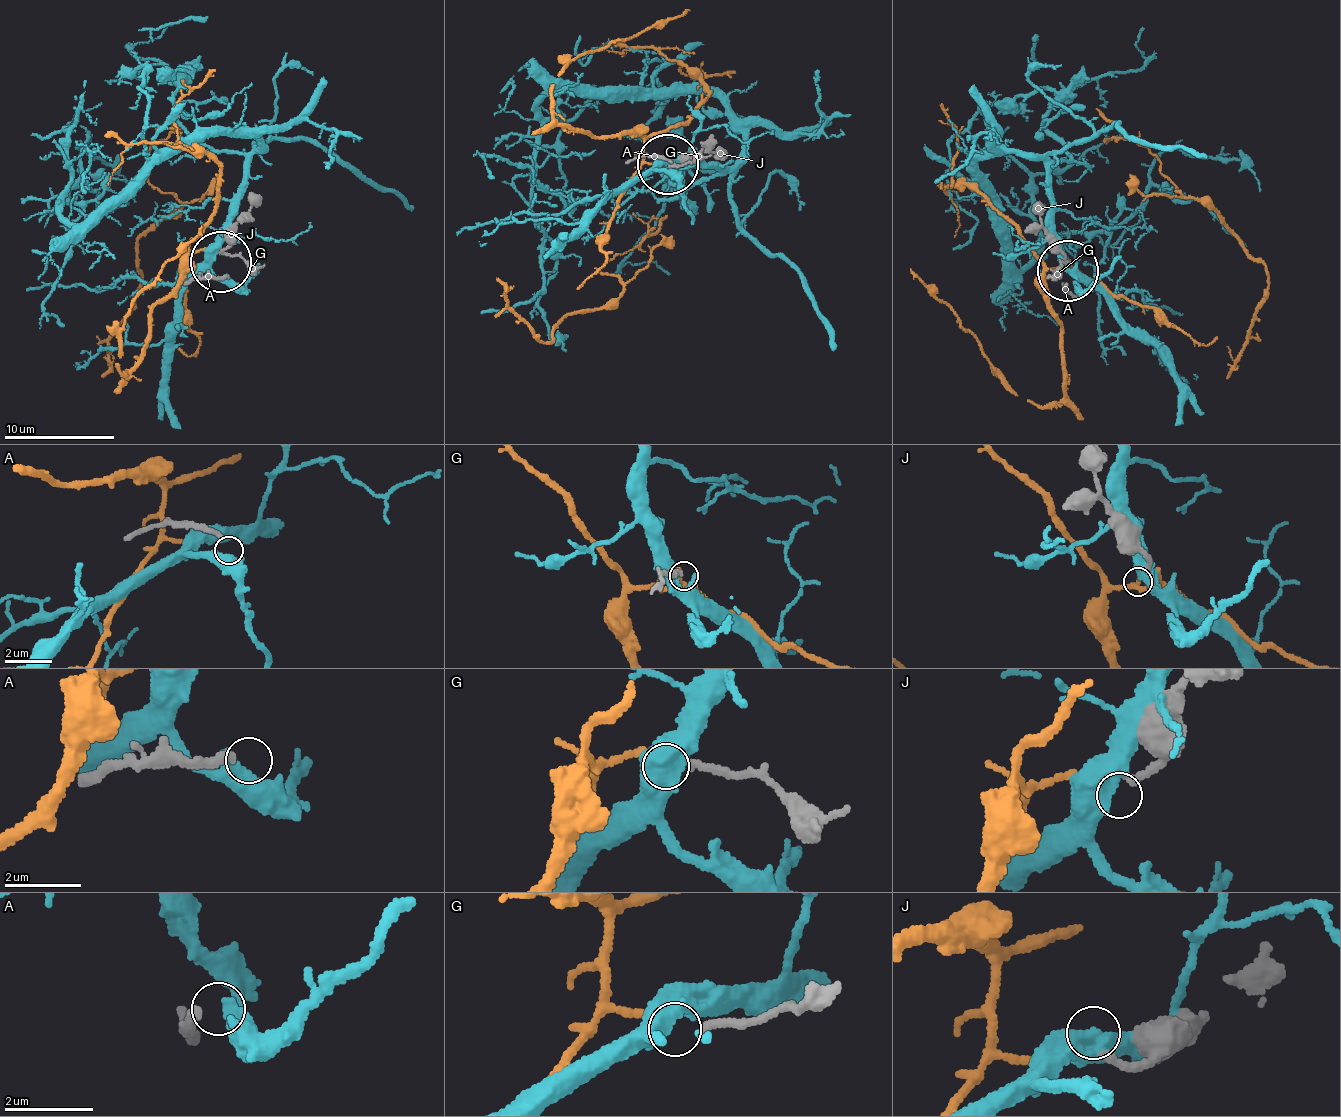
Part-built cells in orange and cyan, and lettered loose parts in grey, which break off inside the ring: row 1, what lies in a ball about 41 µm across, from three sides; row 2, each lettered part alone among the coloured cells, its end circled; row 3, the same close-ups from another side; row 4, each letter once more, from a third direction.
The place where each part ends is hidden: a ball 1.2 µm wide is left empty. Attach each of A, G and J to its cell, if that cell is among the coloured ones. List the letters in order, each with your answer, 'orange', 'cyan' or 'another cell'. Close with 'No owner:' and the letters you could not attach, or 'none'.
A: another cell
G: orange
J: another cell
No owner: A, J

